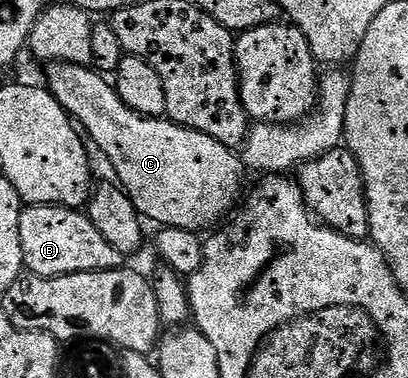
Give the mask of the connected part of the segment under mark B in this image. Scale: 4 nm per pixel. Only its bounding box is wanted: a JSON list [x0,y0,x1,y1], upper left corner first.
[19,206,123,276]

